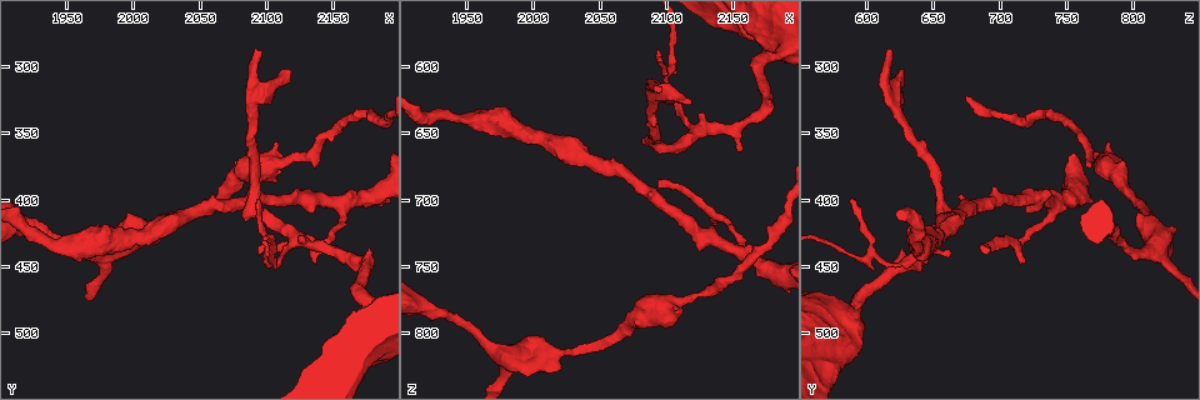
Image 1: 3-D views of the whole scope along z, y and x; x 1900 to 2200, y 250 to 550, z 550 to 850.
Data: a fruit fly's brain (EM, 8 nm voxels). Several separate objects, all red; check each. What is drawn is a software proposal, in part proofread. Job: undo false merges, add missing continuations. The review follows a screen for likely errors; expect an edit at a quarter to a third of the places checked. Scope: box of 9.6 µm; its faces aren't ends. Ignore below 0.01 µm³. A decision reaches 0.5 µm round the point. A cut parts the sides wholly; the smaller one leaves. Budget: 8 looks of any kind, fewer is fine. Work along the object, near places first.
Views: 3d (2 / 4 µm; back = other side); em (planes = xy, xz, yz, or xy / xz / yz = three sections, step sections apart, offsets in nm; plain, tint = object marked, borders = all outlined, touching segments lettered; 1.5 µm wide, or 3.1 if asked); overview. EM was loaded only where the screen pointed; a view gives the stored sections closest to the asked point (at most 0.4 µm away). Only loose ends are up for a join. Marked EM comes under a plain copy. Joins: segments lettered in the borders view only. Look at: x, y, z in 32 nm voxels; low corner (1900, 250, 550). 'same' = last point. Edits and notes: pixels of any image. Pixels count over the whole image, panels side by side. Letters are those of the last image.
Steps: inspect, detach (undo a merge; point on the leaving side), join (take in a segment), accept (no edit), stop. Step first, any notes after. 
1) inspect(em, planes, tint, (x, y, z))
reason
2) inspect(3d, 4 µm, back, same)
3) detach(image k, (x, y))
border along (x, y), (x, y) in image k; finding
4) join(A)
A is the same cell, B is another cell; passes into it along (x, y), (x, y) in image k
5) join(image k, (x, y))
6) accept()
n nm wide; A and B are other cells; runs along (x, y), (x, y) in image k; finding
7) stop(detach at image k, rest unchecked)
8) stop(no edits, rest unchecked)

inspect(3d, 2 µm, (2078, 384, 790))
calibre changes

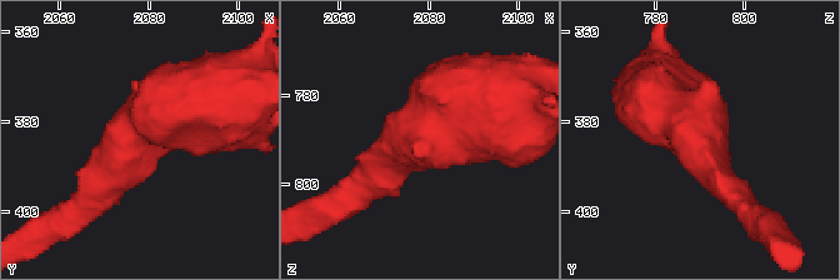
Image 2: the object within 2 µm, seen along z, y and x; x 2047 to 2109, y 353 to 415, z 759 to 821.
inspect(em, planes, borders, (2078, 382, 791))
arms of 220, 600 nm; need the tissue

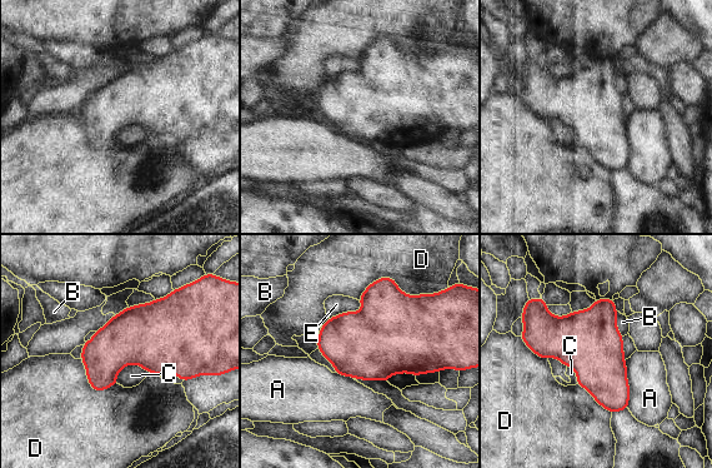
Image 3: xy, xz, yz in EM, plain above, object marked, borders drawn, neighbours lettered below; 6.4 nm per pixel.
accept()
A, B, C, D and E are other cells; border along (625, 359), (628, 408) in image 3; continuous, no second neuron

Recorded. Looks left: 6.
inspect(3d, 4 µm, (2158, 440, 664))
branch stops here

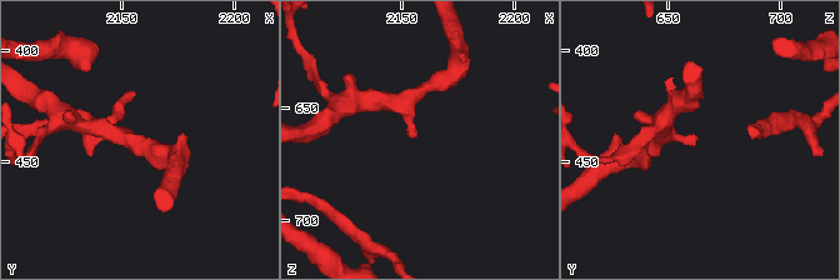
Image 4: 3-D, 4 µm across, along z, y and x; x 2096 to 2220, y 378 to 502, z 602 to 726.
inspect(em, planes, tint, (2155, 441, 664))

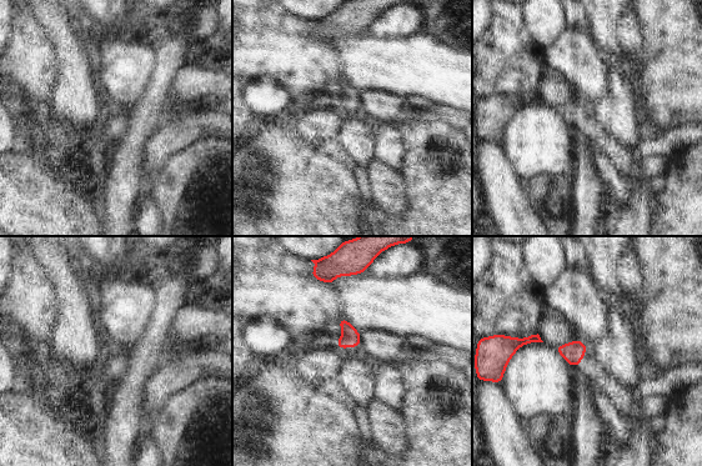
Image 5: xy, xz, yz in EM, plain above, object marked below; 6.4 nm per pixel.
inspect(em, planes, borders, same)
what lies round it

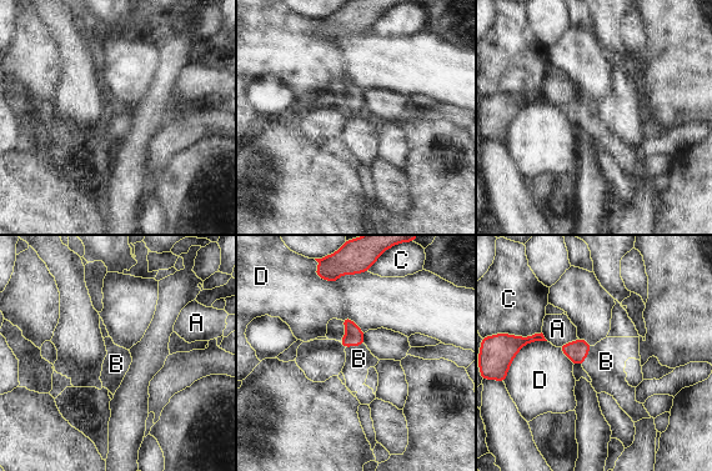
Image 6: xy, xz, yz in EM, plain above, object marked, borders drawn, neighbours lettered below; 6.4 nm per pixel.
join(B)
120 nm wide; D touches over 320 nm; B is the same cell, A, C and D are other cells; the neuron continues

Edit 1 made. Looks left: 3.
inspect(3d, 4 µm, (1964, 442, 804))
calibre changes

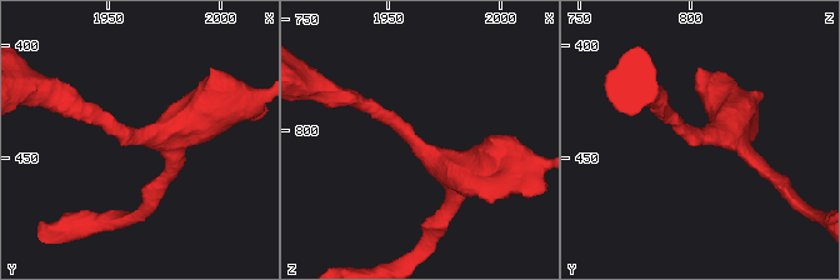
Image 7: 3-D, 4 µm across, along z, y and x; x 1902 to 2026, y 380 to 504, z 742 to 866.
inspect(em, planes, tint, (1965, 441, 807))
arms of 220, 550 nm; now the EM

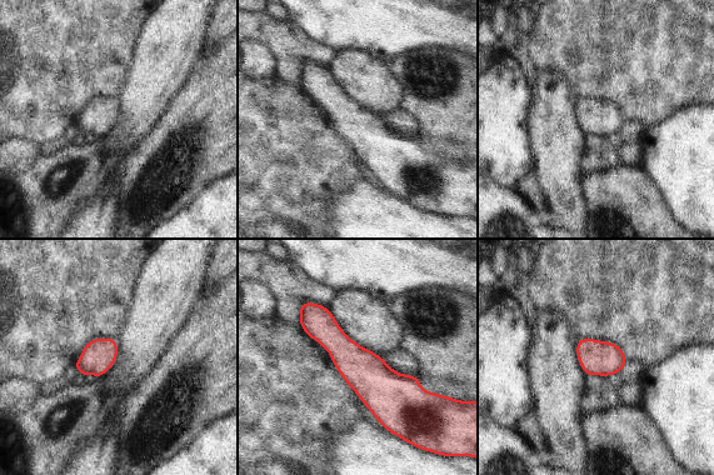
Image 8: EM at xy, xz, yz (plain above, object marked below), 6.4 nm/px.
inspect(em, planes, borders, same)
what lies round it

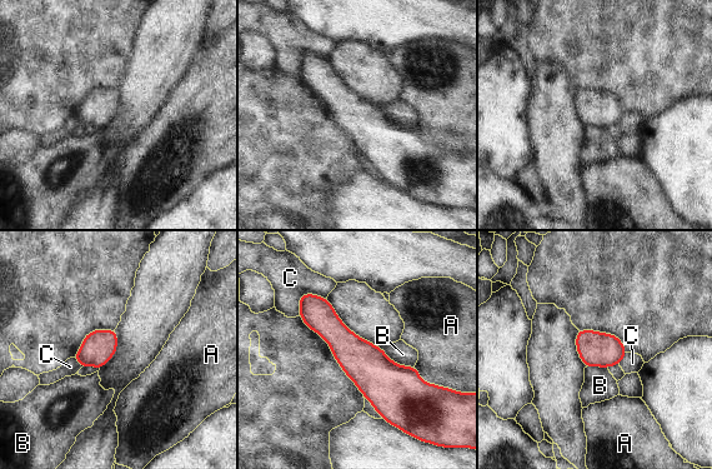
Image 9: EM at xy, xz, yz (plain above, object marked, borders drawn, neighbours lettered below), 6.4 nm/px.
accept()
B touches over 280 nm; A, B and C are other cells; border along (376, 345), (396, 363), (414, 368) in image 9; one neuron here

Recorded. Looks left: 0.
stop(join at image 6, rest unchecked)

